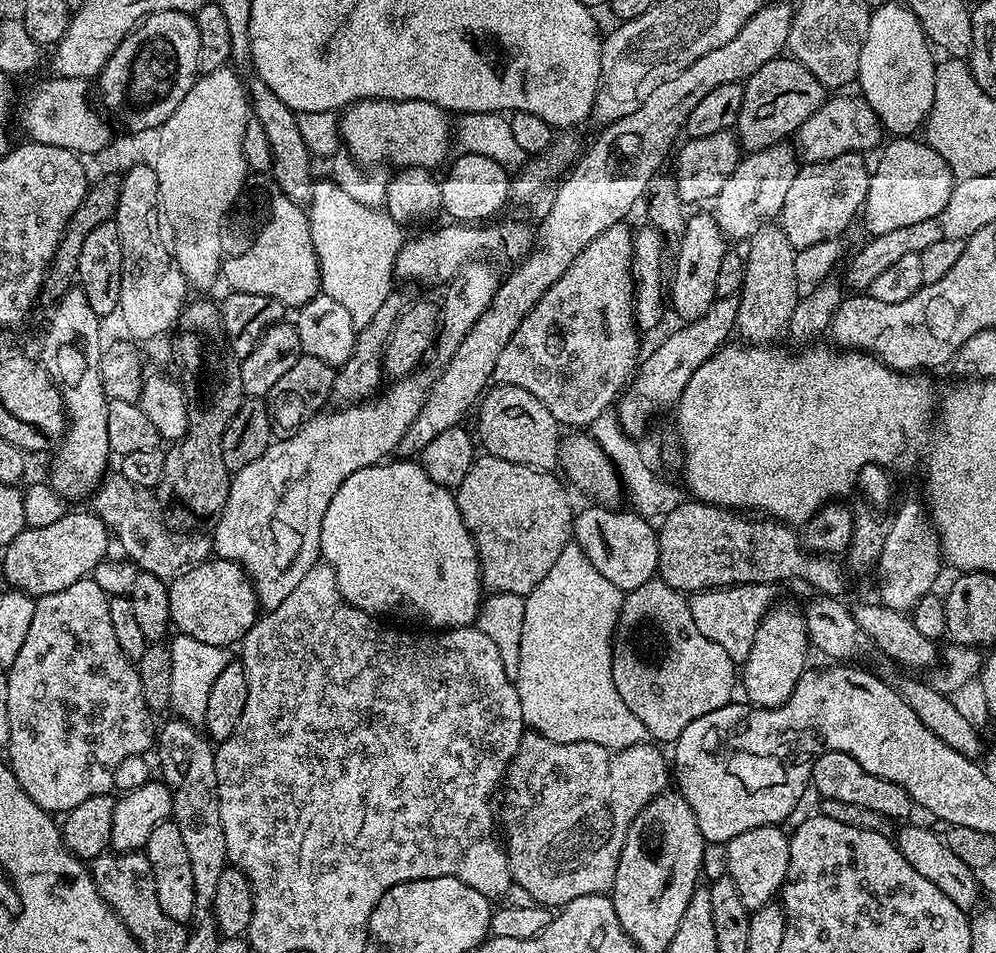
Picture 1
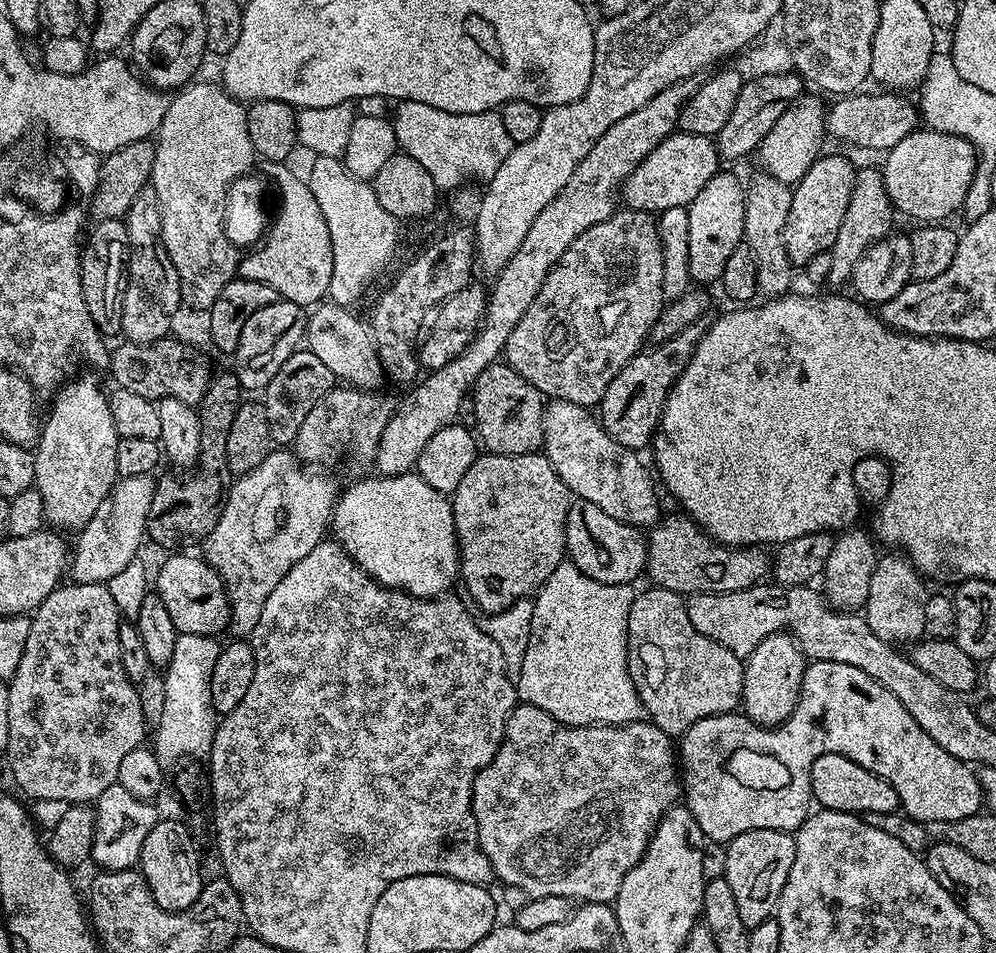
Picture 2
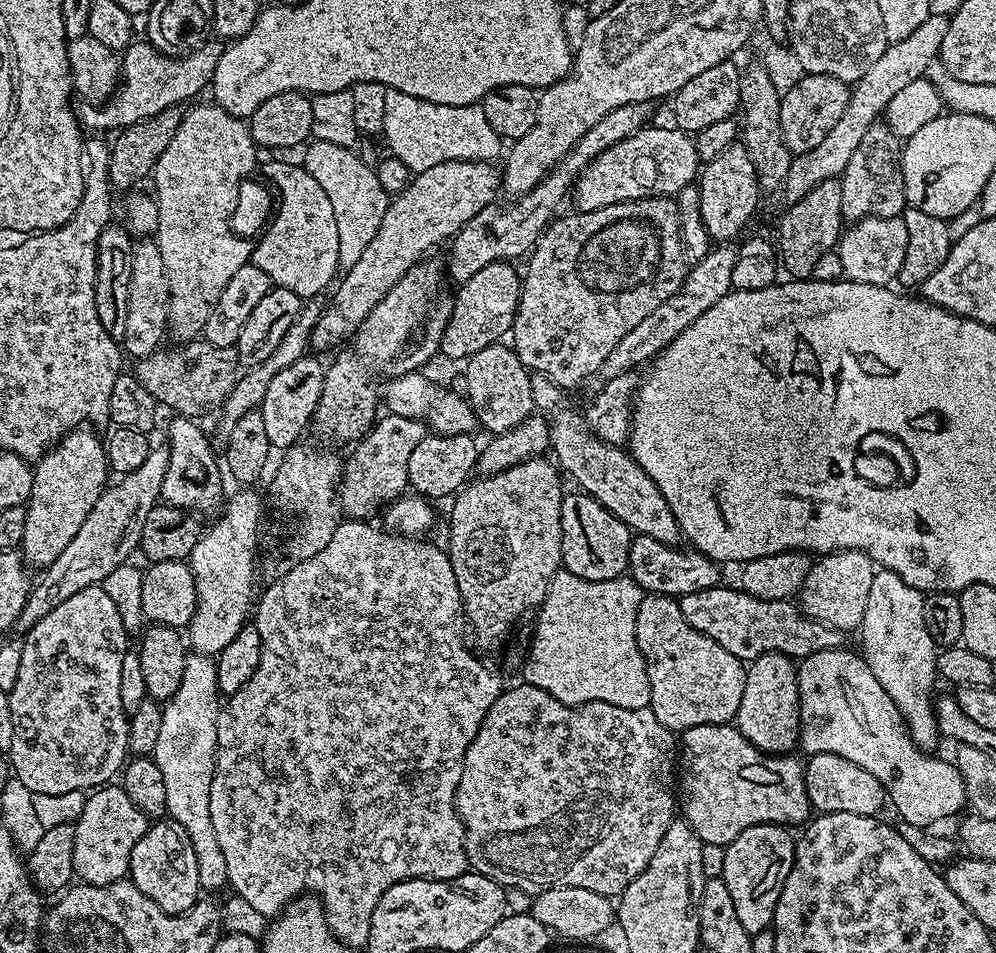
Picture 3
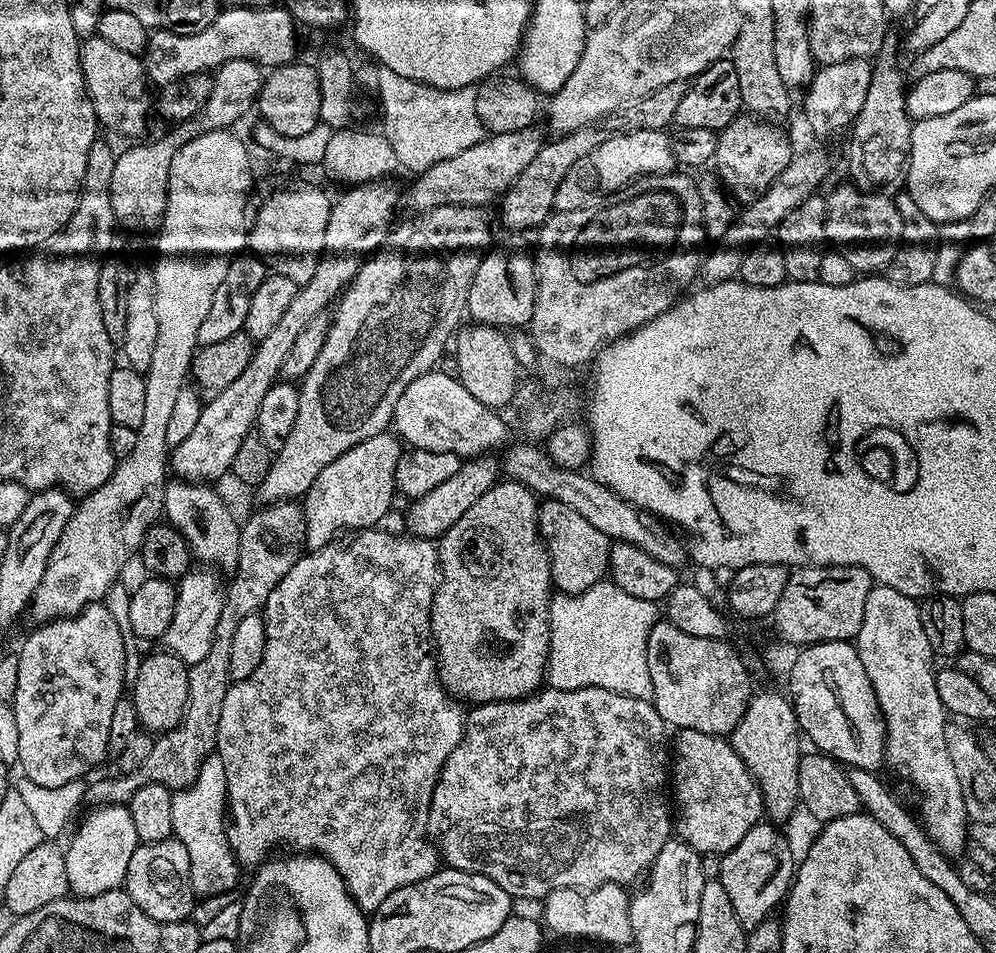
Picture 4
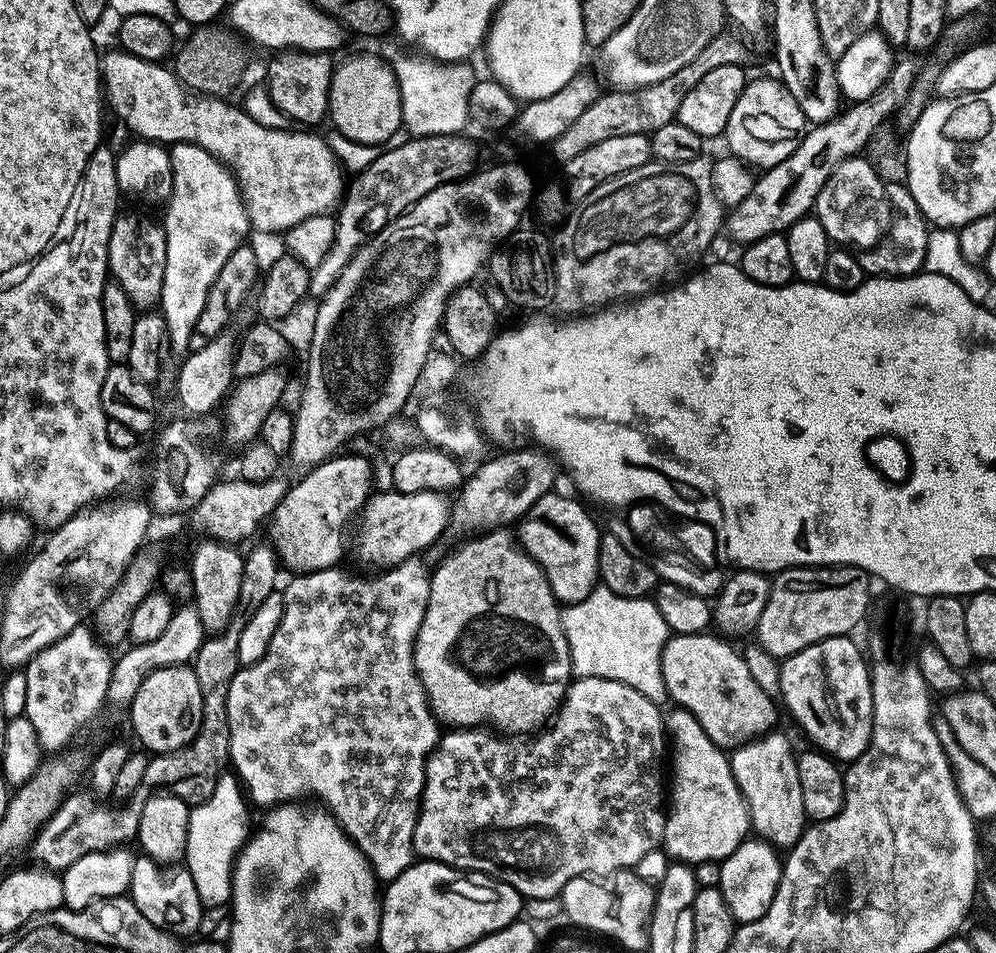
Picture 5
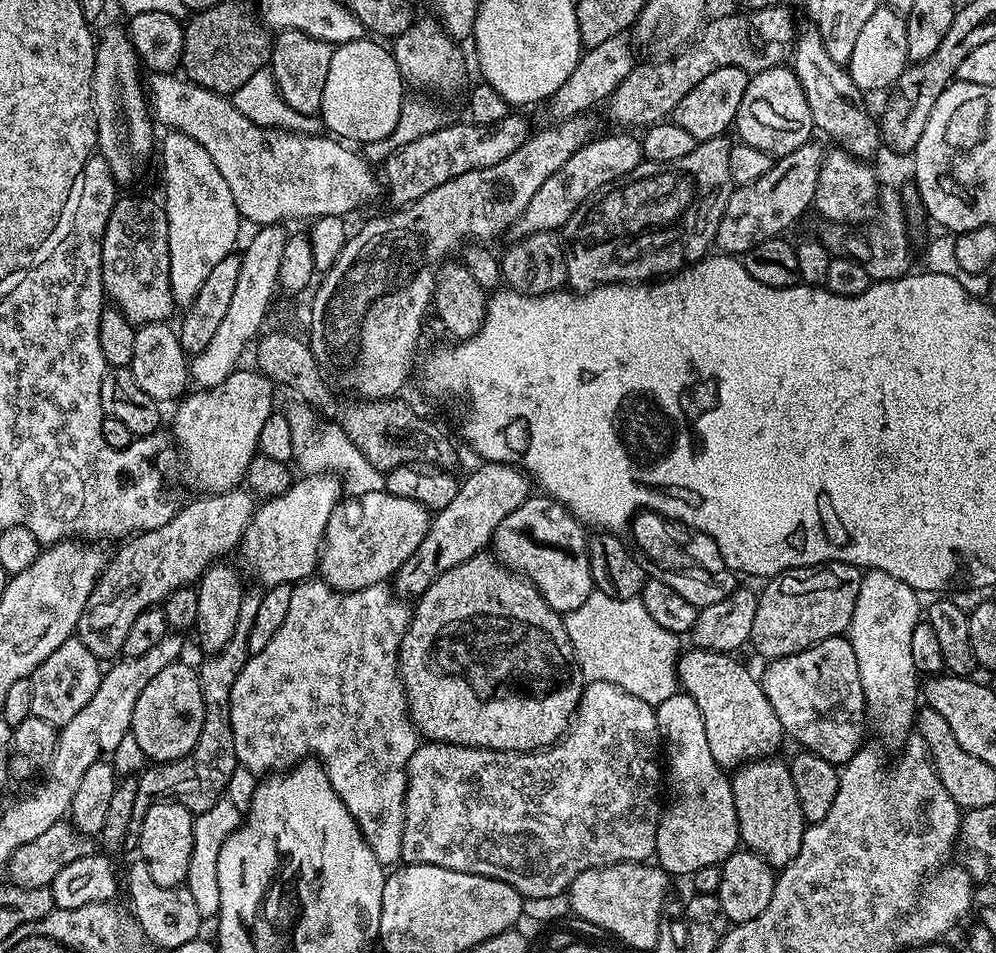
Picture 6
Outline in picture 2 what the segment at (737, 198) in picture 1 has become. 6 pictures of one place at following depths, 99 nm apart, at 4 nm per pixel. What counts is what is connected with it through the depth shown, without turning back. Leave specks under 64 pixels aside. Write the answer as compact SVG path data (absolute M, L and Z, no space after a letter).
M801 95L774 122L770 134L762 138L758 149L760 164L767 175L778 178L778 182L794 186L810 170L810 166L822 155L820 148L826 141L826 104L819 100L821 97Z

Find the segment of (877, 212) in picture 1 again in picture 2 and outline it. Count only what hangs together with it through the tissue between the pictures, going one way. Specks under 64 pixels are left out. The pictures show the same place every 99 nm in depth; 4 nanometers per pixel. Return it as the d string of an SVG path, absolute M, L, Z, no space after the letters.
M931 130L911 132L906 138L902 138L902 142L898 142L898 146L888 149L883 160L882 173L886 194L892 200L893 208L897 213L905 212L908 216L917 216L920 219L917 221L920 222L947 221L951 212L956 212L963 206L968 192L973 191L972 179L978 175L976 147L969 140Z

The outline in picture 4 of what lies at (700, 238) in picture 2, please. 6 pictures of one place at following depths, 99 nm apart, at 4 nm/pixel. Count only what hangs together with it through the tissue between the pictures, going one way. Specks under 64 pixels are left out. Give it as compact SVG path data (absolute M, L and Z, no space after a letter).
M741 114L734 122L719 129L716 137L714 172L724 185L725 193L737 205L743 206L757 200L792 161L794 148L791 148L787 138L770 124L773 123Z

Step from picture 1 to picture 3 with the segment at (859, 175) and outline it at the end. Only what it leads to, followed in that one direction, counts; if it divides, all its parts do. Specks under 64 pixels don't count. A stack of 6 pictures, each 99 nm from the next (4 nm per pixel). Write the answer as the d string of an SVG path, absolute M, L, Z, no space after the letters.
M839 179L818 182L806 198L787 205L780 220L780 240L778 239L778 260L788 271L793 280L806 280L812 276L814 266L818 266L818 258L833 251L840 243L842 225L845 223L842 214L842 186Z

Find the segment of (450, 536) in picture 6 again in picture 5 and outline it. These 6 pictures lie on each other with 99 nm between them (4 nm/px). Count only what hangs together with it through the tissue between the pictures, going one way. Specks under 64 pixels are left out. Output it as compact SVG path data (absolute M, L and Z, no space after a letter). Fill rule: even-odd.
M520 446L515 450L502 452L504 453L501 456L496 456L493 460L485 459L483 461L485 464L473 476L471 473L463 481L456 494L458 496L451 505L451 523L455 527L457 524L458 527L465 528L468 534L495 526L515 525L530 510L530 506L538 502L538 498L542 498L557 487L558 464L552 452L541 450L536 446ZM516 450L517 452L512 452Z

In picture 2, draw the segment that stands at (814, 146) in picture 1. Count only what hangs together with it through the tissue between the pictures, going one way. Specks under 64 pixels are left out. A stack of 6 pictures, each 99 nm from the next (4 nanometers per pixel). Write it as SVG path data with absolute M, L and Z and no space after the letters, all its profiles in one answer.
M892 90L881 91L881 96L860 96L864 94L844 94L836 105L826 112L826 132L829 137L841 140L844 144L853 144L856 148L873 148L879 154L898 146L902 138L917 131L922 117L917 105L907 100L907 95Z

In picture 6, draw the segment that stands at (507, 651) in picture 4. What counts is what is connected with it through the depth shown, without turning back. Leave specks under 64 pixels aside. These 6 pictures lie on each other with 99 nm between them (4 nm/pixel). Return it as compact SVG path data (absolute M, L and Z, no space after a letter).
M487 551L479 552L474 558L446 570L446 574L439 576L415 601L412 620L408 623L408 629L400 643L400 677L404 683L404 692L408 695L408 713L412 715L417 733L425 741L440 740L443 744L507 752L539 752L563 740L573 723L586 683L576 665L576 655L564 629L564 616L549 606L546 598L542 598L540 591L528 581L528 577L512 571L508 565L501 564L495 555Z

